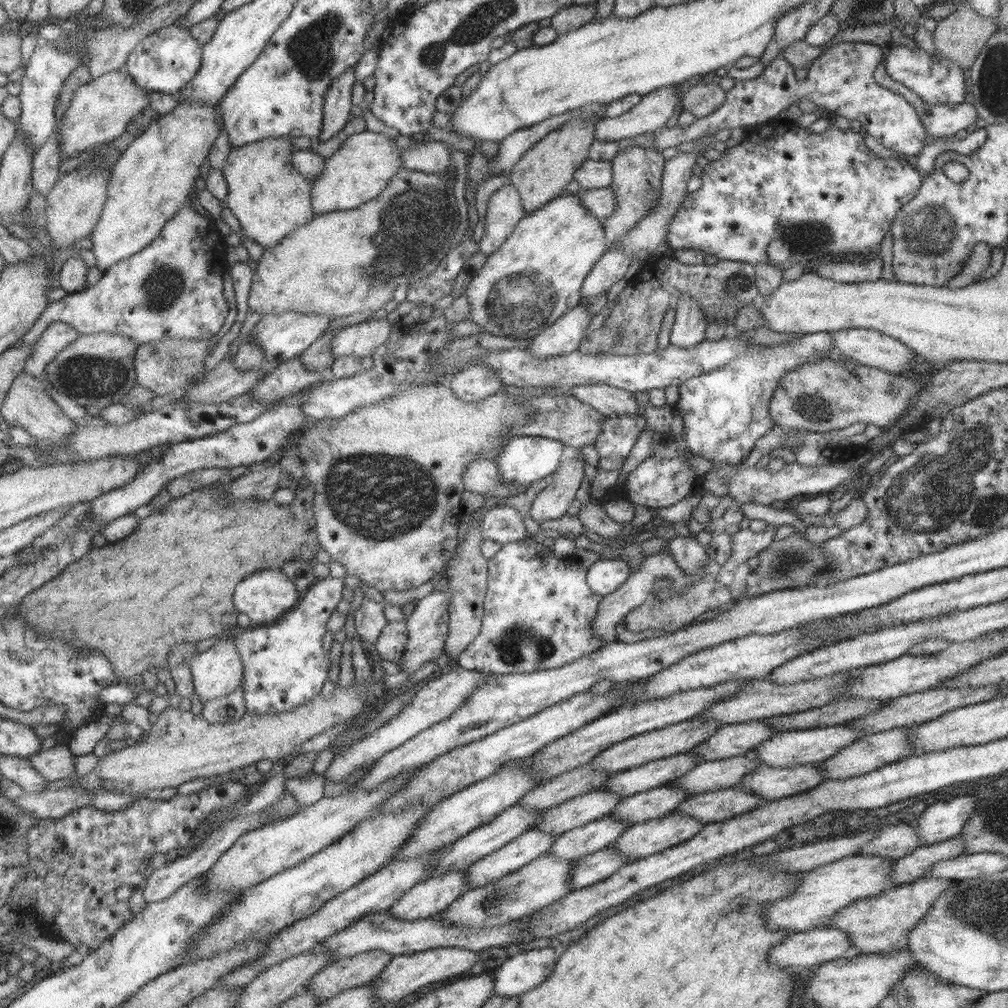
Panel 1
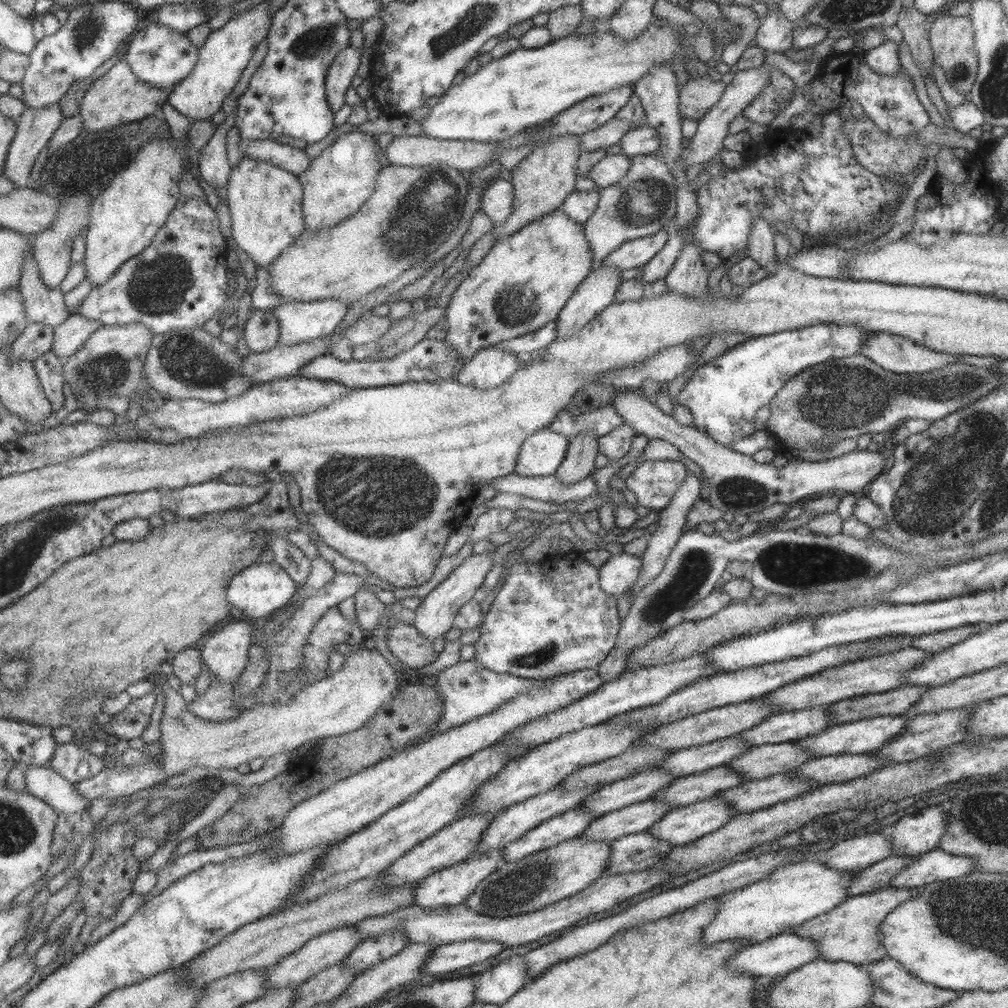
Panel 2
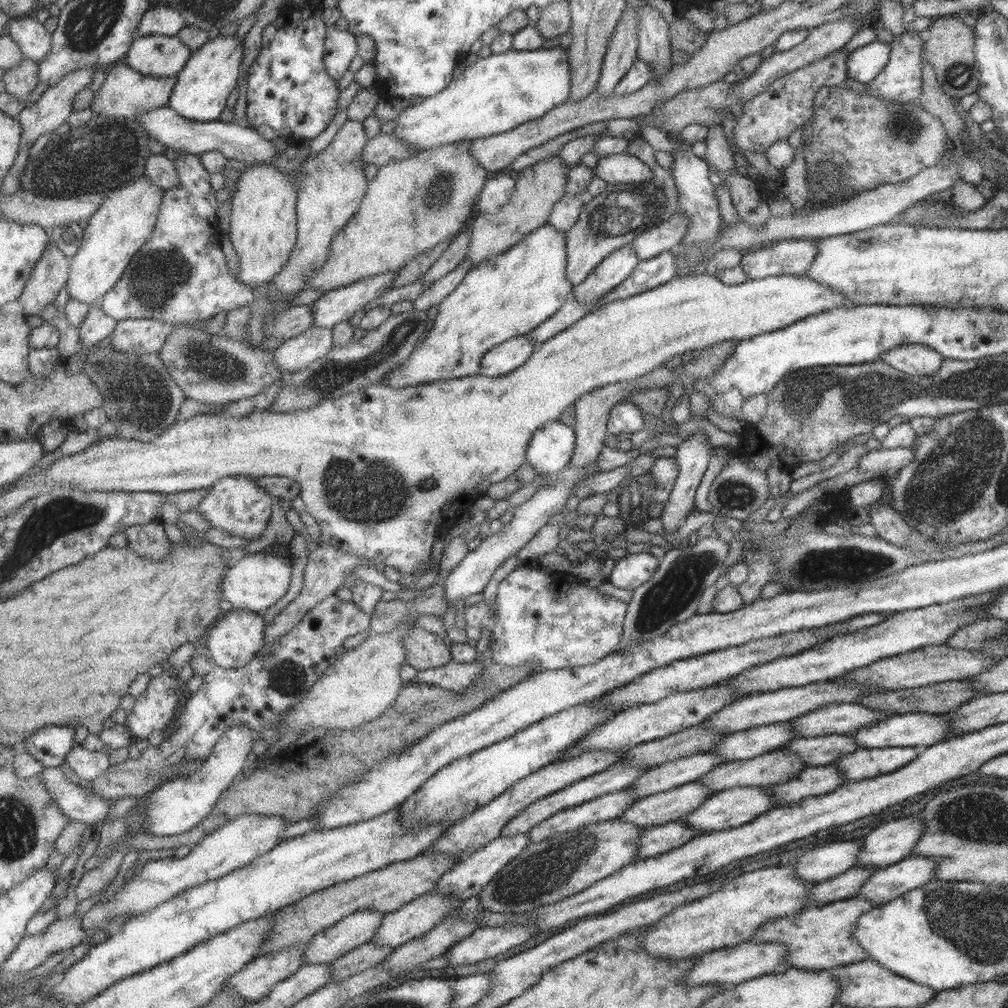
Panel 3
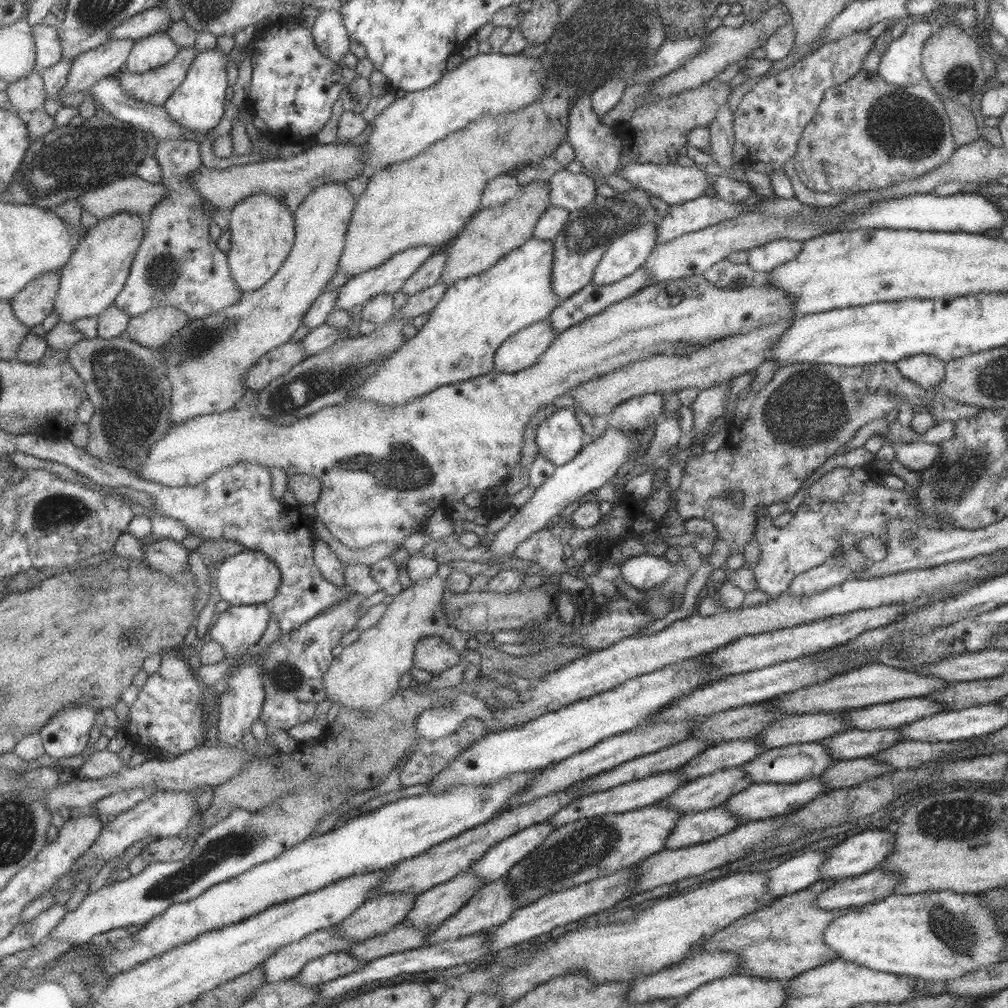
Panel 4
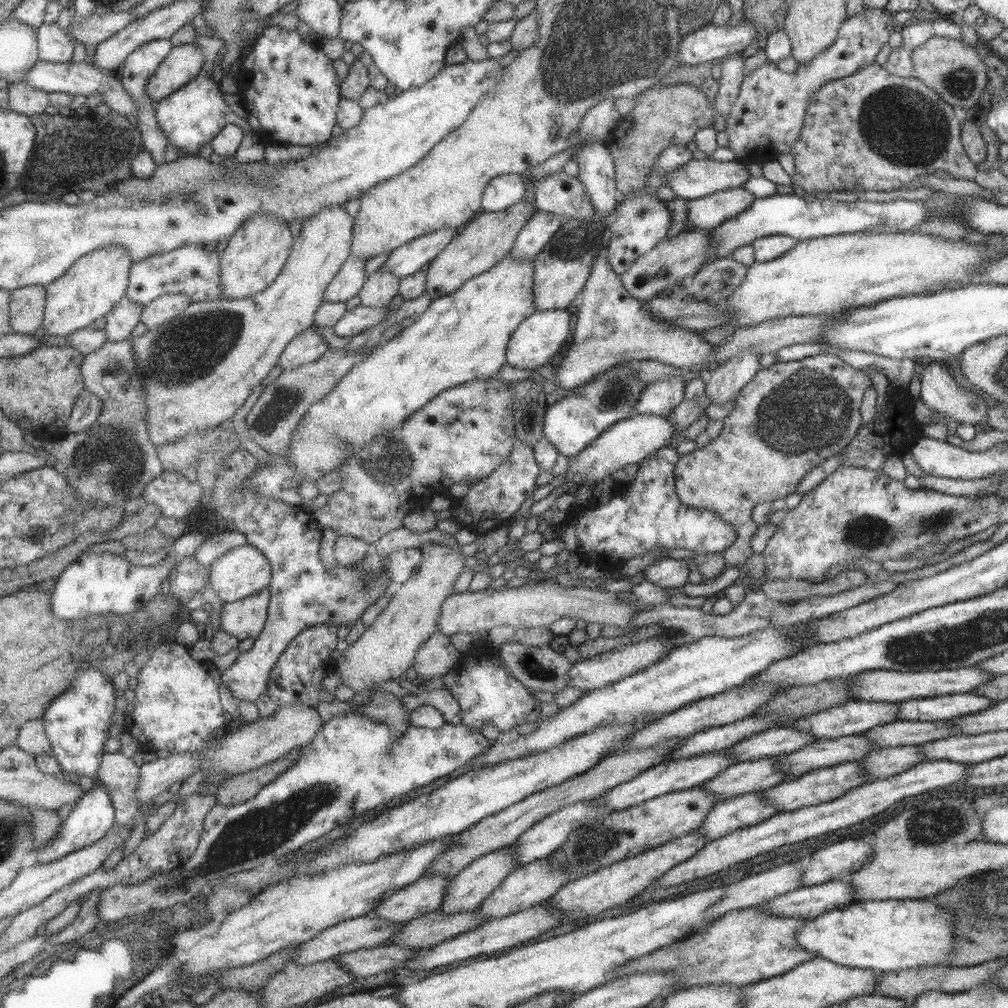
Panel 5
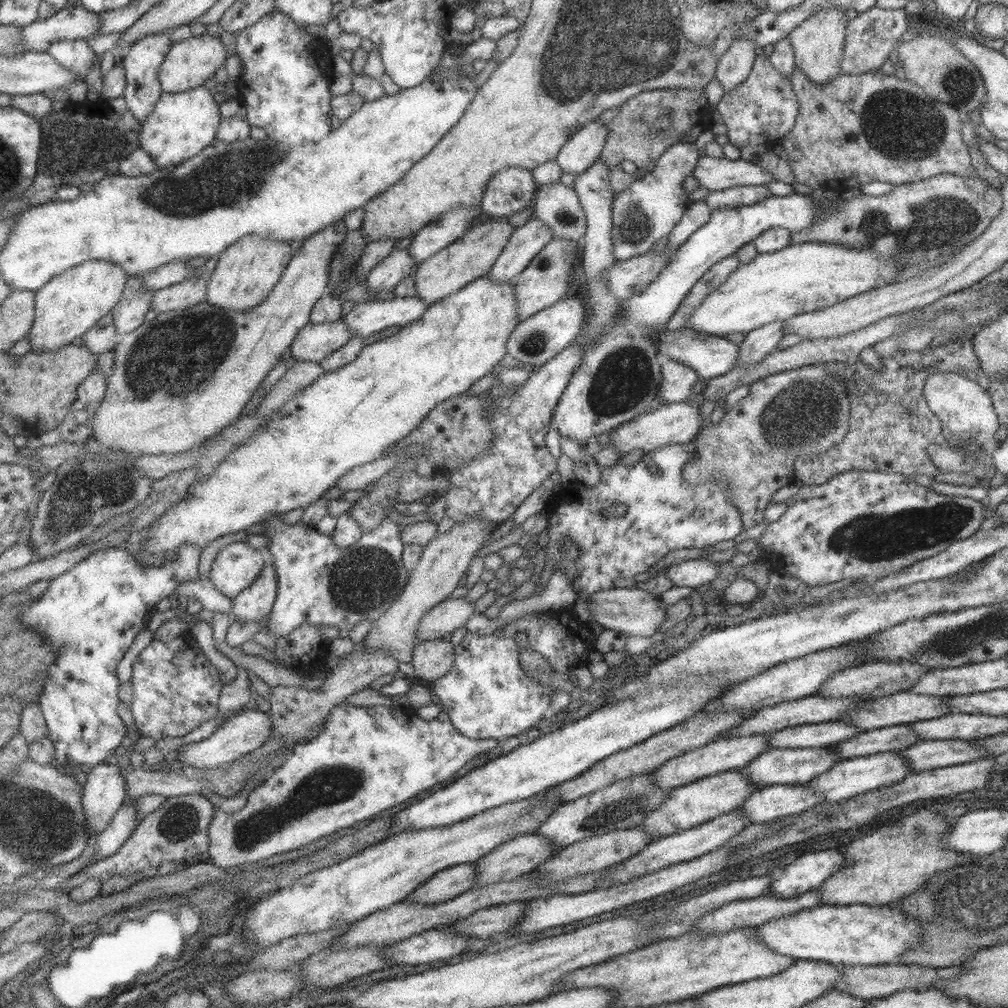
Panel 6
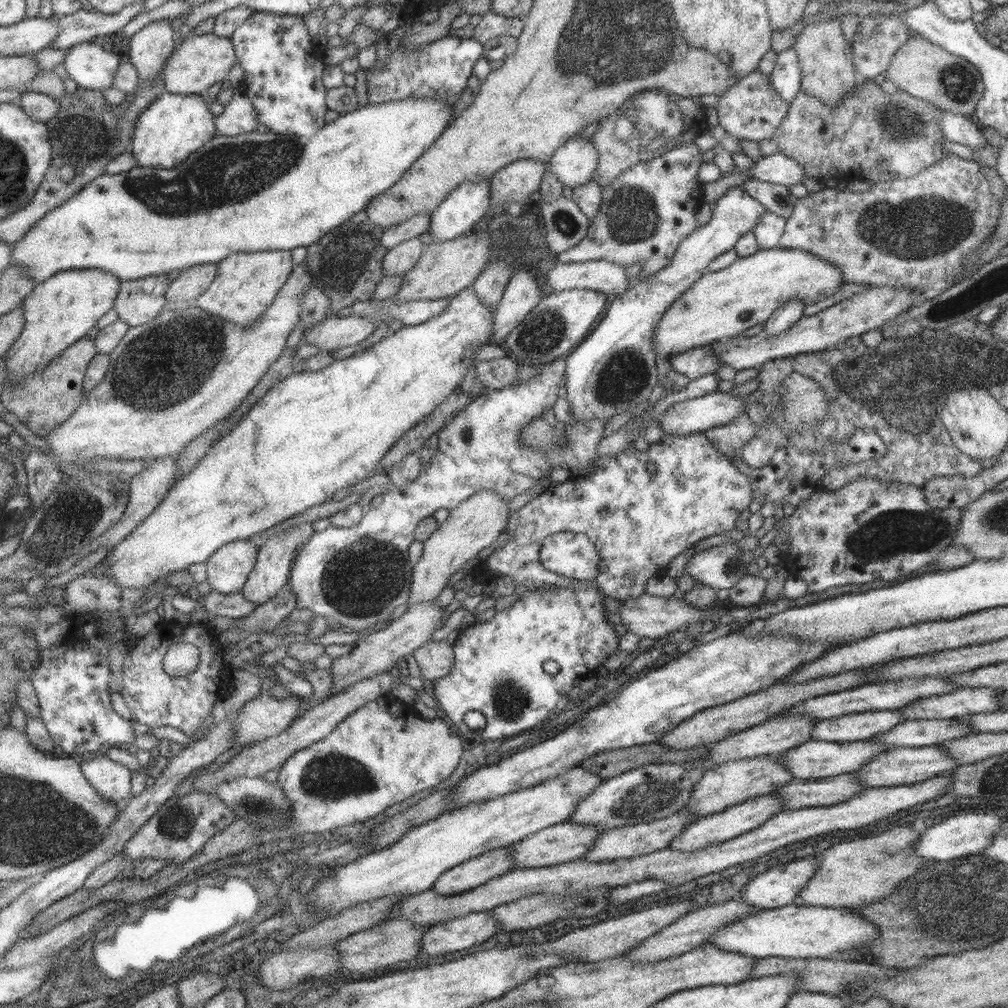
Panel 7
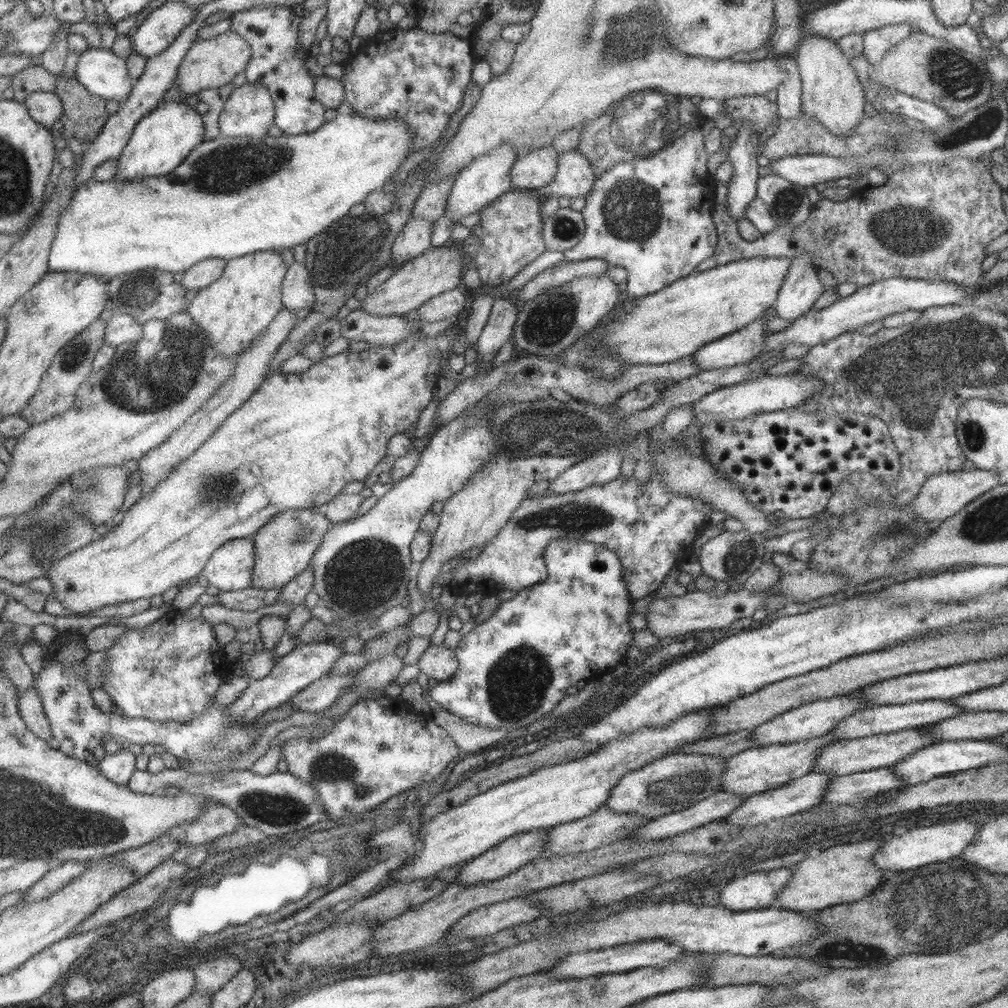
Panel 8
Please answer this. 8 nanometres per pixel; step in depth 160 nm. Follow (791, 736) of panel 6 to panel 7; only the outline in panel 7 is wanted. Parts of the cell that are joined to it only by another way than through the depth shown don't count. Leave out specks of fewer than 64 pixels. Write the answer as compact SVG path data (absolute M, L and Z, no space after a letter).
M898 709L846 714L815 721L810 730L810 739L837 743L868 740L874 734L885 732L905 720Z

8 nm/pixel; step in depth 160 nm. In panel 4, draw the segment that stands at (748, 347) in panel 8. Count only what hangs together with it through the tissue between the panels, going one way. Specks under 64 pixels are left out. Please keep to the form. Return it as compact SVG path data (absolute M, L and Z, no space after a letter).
M645 394L628 398L612 409L607 420L609 429L619 431L641 431L654 421L661 420L663 395Z

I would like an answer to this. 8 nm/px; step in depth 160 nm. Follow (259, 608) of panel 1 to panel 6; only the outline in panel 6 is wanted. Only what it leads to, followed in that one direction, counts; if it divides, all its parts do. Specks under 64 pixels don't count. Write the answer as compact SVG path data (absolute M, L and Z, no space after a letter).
M247 541L233 542L219 551L212 563L210 578L229 598L237 598L262 575L263 555Z

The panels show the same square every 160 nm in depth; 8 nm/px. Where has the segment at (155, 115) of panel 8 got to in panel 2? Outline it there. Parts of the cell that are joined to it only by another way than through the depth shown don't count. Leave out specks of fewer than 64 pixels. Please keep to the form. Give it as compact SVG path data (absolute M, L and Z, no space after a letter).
M261 1L259 4L253 5L250 10L240 12L223 28L214 30L206 43L200 47L198 66L185 80L171 89L169 102L183 114L197 120L209 120L213 114L217 114L221 110L225 98L239 84L257 46L268 35L270 26L272 26L271 12L269 12L267 1Z

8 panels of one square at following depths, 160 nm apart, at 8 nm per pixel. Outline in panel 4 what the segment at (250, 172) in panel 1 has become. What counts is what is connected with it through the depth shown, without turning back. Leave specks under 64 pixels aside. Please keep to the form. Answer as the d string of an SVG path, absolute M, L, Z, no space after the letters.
M260 192L230 208L228 219L232 245L228 256L233 276L244 293L259 290L290 254L295 234L293 214L277 197Z

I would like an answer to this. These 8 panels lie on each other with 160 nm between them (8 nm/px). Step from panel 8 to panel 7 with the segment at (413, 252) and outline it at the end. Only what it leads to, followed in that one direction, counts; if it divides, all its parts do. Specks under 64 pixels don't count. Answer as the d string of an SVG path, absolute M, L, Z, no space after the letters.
M410 238L390 248L381 263L382 276L402 276L419 260L425 245L416 238Z

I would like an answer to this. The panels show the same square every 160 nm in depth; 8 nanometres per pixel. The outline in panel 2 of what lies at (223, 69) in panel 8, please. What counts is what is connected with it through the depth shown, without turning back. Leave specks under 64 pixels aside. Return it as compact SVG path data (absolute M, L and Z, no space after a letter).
M124 57L115 63L111 70L107 71L101 78L94 81L93 86L87 91L82 100L80 108L80 117L84 124L86 132L105 132L113 130L122 124L132 123L135 120L143 120L170 100L169 88L159 88L151 86L149 83L141 80L136 72L133 72L131 65Z

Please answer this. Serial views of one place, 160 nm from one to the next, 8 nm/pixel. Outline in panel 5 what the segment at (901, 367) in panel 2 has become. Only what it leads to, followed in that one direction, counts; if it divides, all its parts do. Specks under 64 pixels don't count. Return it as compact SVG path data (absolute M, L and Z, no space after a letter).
M921 361L918 367L919 381L921 383L920 399L927 405L929 410L943 414L945 418L951 418L955 426L970 424L975 426L981 420L987 418L987 405L981 397L975 397L970 392L961 391L961 387L953 379L952 374L942 362Z

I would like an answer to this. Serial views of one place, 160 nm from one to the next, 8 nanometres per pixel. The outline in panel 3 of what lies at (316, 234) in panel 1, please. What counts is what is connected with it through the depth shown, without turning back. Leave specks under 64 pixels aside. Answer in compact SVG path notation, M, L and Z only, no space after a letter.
M460 140L417 152L415 157L391 161L378 167L376 175L368 180L368 187L357 212L340 228L331 239L327 258L322 266L311 272L306 288L327 292L341 286L349 286L386 272L396 272L419 253L427 251L438 242L463 230L469 222L471 206L475 204L479 191L483 188L487 170L481 168L471 157L467 144L470 140Z

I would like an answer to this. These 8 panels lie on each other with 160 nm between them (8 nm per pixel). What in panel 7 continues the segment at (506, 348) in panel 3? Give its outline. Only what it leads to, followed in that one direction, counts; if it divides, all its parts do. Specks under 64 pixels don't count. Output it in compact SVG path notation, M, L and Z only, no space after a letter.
M572 288L558 293L545 293L539 304L505 337L505 346L509 350L508 354L516 355L519 362L531 363L535 365L545 365L550 361L565 358L581 341L589 334L591 324L595 318L605 309L605 294L584 288Z

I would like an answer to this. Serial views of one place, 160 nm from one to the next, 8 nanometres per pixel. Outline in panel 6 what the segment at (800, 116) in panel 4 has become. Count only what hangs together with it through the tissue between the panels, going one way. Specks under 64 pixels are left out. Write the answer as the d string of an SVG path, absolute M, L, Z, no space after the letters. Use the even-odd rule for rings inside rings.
M873 6L869 10L859 12L853 20L849 20L844 32L844 45L839 59L838 71L841 75L858 75L879 69L888 54L894 48L901 34L907 30L911 19L902 9L884 10ZM756 55L747 78L733 90L724 93L716 111L726 126L728 142L737 148L757 144L772 148L794 127L798 102L788 80L772 67L766 56Z

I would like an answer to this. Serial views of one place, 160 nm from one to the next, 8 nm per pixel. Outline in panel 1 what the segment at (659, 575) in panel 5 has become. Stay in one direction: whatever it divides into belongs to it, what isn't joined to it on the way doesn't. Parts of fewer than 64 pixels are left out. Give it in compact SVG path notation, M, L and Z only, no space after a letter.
M596 560L586 570L586 583L593 594L603 596L619 588L629 575L629 567L622 560Z

